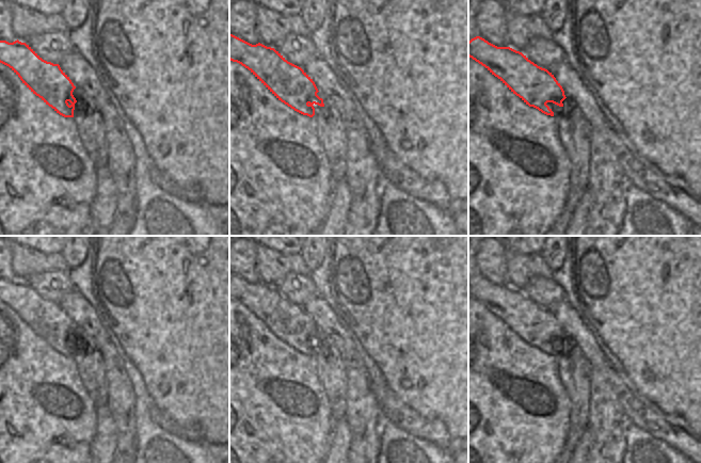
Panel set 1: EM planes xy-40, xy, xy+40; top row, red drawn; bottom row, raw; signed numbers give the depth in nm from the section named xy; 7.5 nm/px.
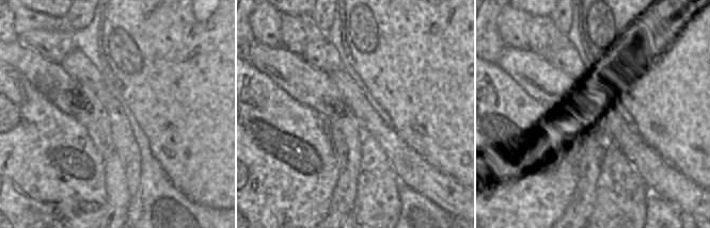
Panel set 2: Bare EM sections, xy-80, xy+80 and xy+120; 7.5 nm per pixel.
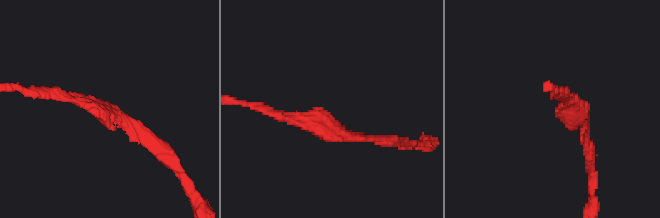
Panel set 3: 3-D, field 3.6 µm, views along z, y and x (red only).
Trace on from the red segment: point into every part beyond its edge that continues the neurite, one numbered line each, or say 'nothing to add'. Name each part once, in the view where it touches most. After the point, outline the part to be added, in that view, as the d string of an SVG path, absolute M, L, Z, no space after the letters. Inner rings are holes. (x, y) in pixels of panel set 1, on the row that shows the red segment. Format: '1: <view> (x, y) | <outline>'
1: xy+40 (557, 110) | M547 102L546 103L548 107L549 107L549 109L554 112L554 118L556 119L557 117L559 117L561 114L562 114L562 112L563 112L563 110L564 110L564 108L563 107L559 107L559 106L557 106L557 105L555 105L555 103L553 103L553 102Z

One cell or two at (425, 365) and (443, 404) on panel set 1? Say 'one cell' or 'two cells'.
one cell

